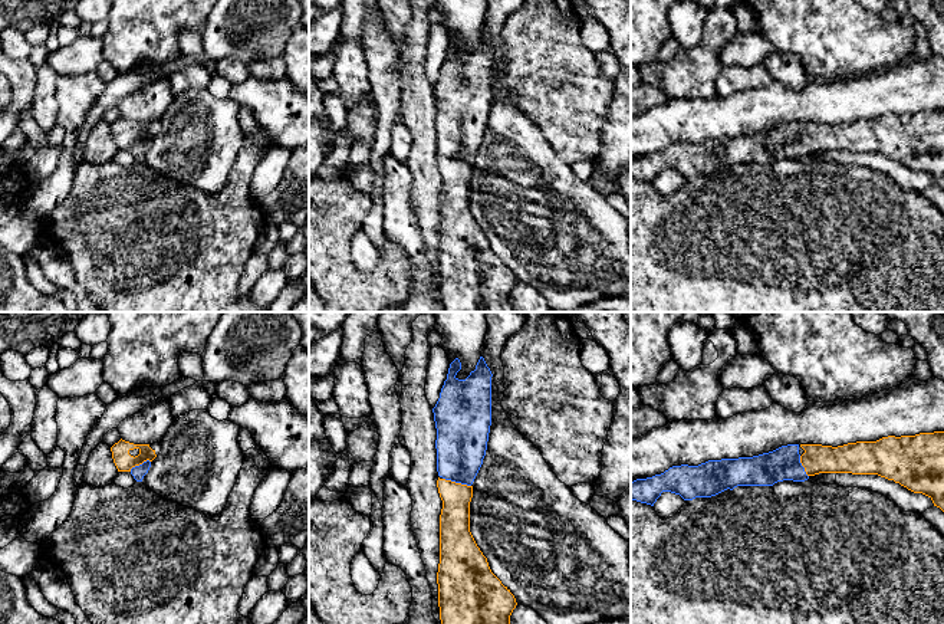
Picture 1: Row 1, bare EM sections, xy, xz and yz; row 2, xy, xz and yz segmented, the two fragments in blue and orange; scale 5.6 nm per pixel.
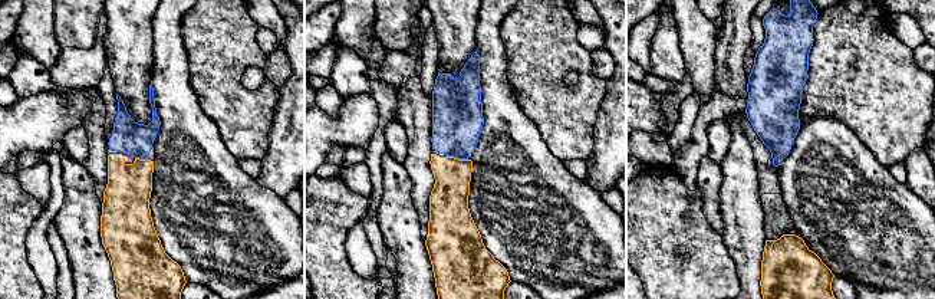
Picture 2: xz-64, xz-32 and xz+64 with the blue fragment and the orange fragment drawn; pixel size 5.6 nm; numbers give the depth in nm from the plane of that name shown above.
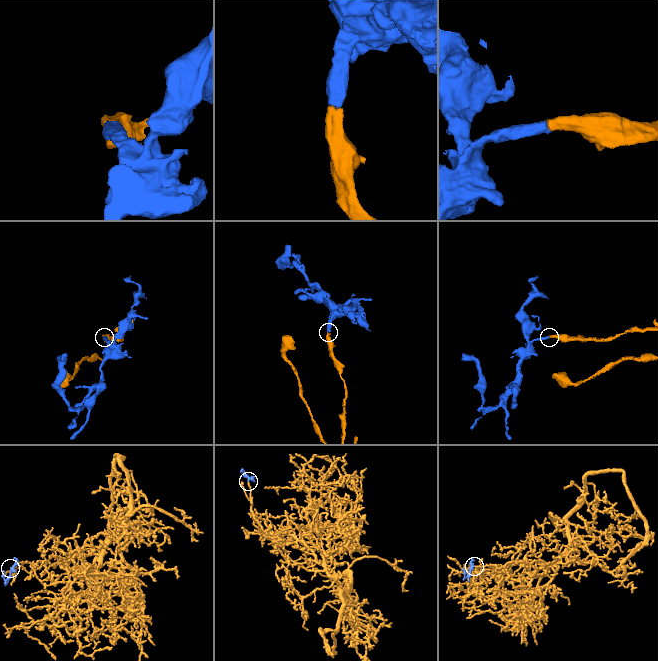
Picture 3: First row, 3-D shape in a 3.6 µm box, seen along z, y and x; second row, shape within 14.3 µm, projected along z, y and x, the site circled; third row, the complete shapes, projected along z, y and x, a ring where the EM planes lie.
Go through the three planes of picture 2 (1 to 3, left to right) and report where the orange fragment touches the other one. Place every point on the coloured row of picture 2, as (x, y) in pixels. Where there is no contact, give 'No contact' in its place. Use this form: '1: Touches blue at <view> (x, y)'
1: Touches blue at xz-64 (141, 158)
2: Touches blue at xz-32 (457, 157)
3: No contact

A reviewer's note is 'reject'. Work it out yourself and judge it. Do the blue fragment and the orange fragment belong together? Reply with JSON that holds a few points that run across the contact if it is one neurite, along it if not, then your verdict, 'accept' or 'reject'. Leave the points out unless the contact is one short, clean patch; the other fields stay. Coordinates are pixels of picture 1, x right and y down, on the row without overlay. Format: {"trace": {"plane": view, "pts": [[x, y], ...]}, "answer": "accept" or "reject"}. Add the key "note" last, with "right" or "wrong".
{"trace": {"plane": "xz", "pts": [[461, 118], [457, 160], [454, 199]]}, "answer": "accept", "note": "wrong"}

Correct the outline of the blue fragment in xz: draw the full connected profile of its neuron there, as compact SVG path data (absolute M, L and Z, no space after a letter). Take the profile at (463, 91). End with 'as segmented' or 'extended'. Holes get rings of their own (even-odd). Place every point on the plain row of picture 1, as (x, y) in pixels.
M483 35L476 47L466 58L455 53L461 47L461 40L455 36L448 46L447 58L440 70L440 76L432 86L437 106L437 165L443 178L440 193L440 242L437 250L440 298L445 312L514 312L510 293L517 280L514 273L491 250L487 236L477 224L470 210L470 180L473 175L473 160L483 142L487 128L491 104L491 49Z; extended

